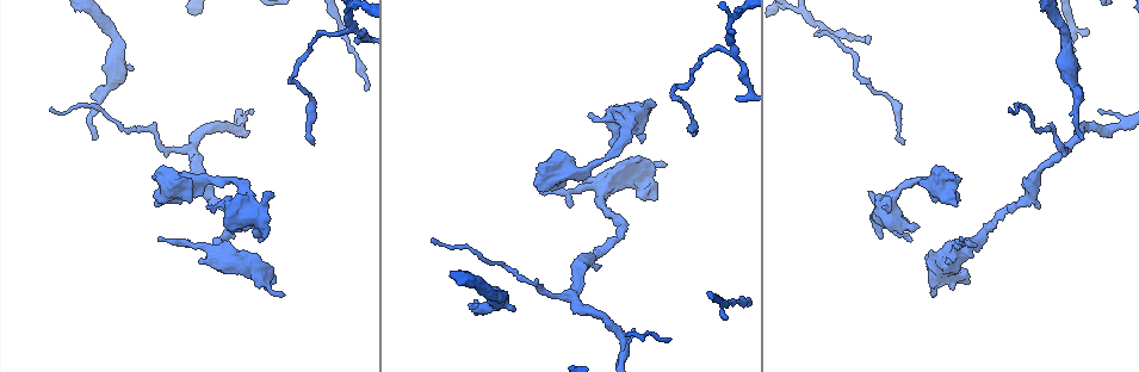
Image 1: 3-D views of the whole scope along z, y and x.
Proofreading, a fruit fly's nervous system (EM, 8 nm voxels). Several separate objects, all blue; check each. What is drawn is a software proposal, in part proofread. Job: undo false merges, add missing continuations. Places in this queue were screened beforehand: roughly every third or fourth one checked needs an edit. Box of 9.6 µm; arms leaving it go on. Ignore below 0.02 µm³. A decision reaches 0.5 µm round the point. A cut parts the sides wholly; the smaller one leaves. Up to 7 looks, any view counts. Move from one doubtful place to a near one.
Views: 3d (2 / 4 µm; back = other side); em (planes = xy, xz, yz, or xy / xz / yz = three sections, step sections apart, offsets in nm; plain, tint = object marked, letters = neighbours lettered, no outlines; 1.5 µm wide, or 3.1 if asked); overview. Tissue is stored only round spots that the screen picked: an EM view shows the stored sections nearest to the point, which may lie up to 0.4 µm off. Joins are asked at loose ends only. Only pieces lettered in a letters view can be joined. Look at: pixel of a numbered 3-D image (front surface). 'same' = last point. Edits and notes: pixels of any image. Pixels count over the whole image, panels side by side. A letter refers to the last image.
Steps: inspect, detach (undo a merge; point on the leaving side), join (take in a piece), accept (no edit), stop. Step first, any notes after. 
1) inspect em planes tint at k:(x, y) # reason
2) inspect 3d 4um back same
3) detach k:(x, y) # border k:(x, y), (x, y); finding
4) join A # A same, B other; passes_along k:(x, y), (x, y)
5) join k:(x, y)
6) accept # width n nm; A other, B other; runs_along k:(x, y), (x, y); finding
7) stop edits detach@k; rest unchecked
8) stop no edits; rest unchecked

inspect 3d 2um at 1:(355, 40) # tapers out

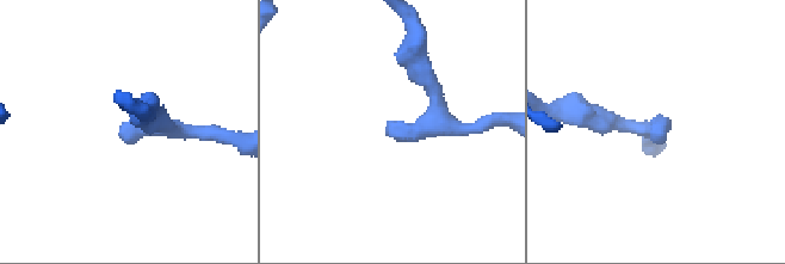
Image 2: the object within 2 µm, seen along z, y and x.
inspect em planes letters at 2:(389, 136)

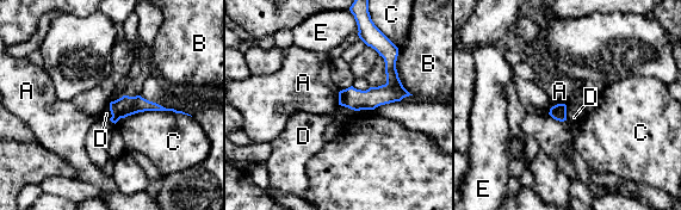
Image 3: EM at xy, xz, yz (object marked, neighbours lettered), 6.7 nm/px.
accept # longest_contact C 500 nm; A other, B other, C other, D other, E other; no lettered piece goes on from it

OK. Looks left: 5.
inspect 3d 2um back at 1:(1000, 212) # abrupt turn

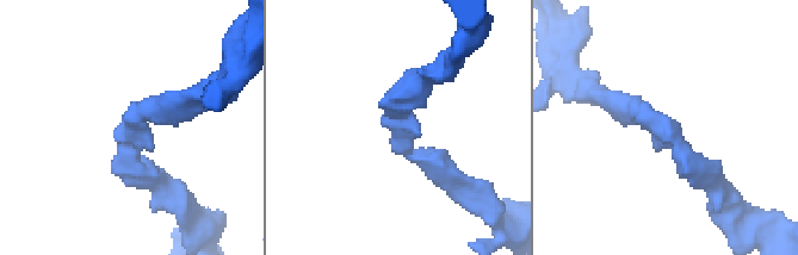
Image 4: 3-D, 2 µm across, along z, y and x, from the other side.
inspect em yz step 4 letters at 4:(130, 127) # arm_widths 200, 200 nm

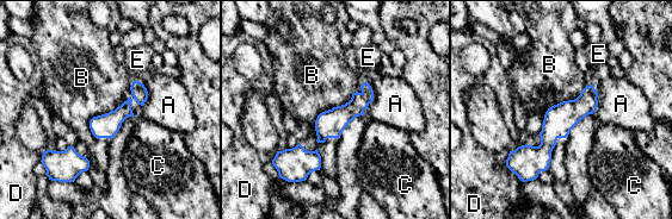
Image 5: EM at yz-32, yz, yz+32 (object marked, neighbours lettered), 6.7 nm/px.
accept # longest_contact B 420 nm; A other, B other, C other, D other, E other; runs_along 5:(590, 88), (523, 171); continuous, no second neuron

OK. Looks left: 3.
inspect em planes plain at 1:(919, 225)

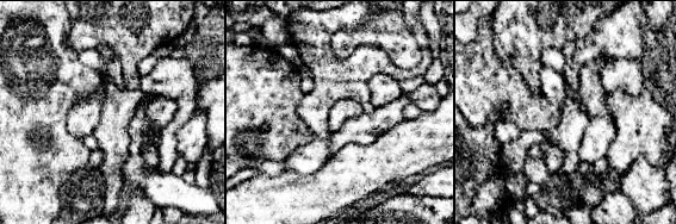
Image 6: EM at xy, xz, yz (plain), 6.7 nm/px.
inspect em planes letters same

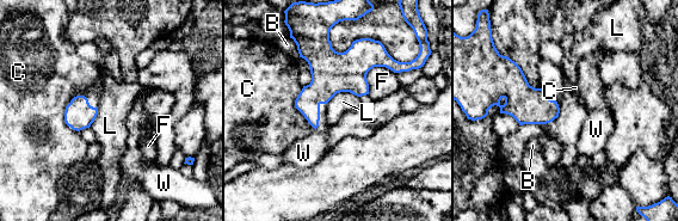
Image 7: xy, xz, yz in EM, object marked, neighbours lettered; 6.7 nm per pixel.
accept # B other, C other, F other, L other, W other; no lettered piece goes on from it

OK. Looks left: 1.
stop no edits; rest unchecked

